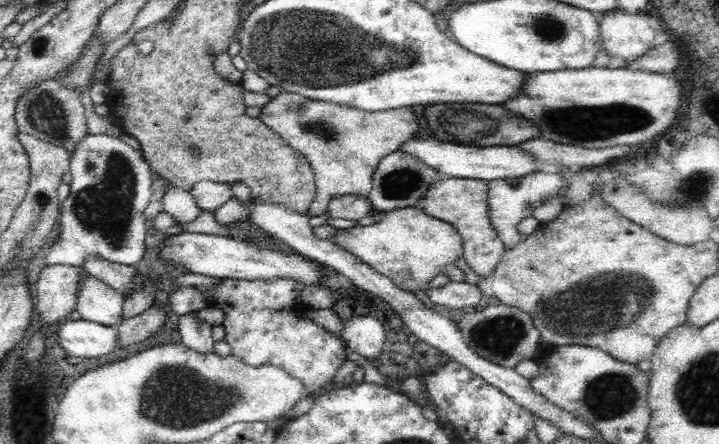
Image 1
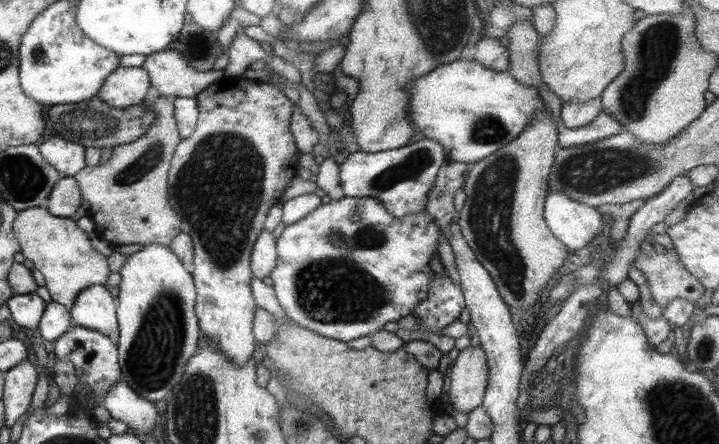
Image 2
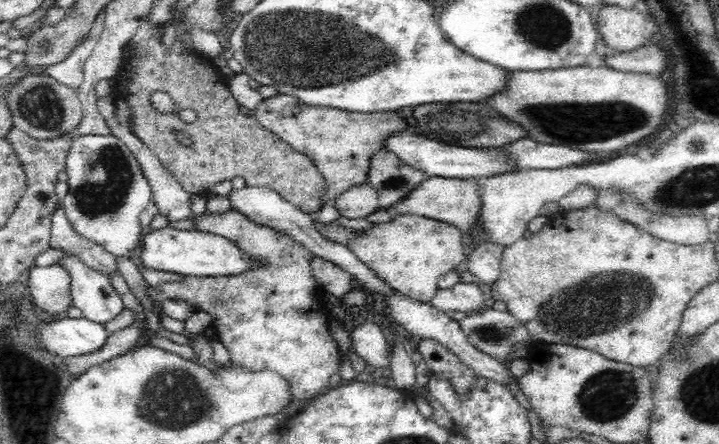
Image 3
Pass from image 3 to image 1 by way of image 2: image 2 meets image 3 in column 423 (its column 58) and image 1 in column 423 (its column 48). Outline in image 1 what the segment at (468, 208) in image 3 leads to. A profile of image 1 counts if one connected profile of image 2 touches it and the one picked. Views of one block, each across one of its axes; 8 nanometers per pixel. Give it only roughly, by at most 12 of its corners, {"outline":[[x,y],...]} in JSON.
{"outline":[[438,178],[414,204],[450,223],[463,258],[487,277],[504,243],[492,228],[486,181]]}

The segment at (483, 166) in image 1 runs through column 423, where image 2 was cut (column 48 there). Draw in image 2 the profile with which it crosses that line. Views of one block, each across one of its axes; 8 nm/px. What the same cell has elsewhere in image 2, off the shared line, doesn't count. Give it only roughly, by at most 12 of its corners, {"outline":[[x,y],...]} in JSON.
{"outline":[[49,138],[39,155],[59,176],[72,177],[85,167],[84,148]]}

